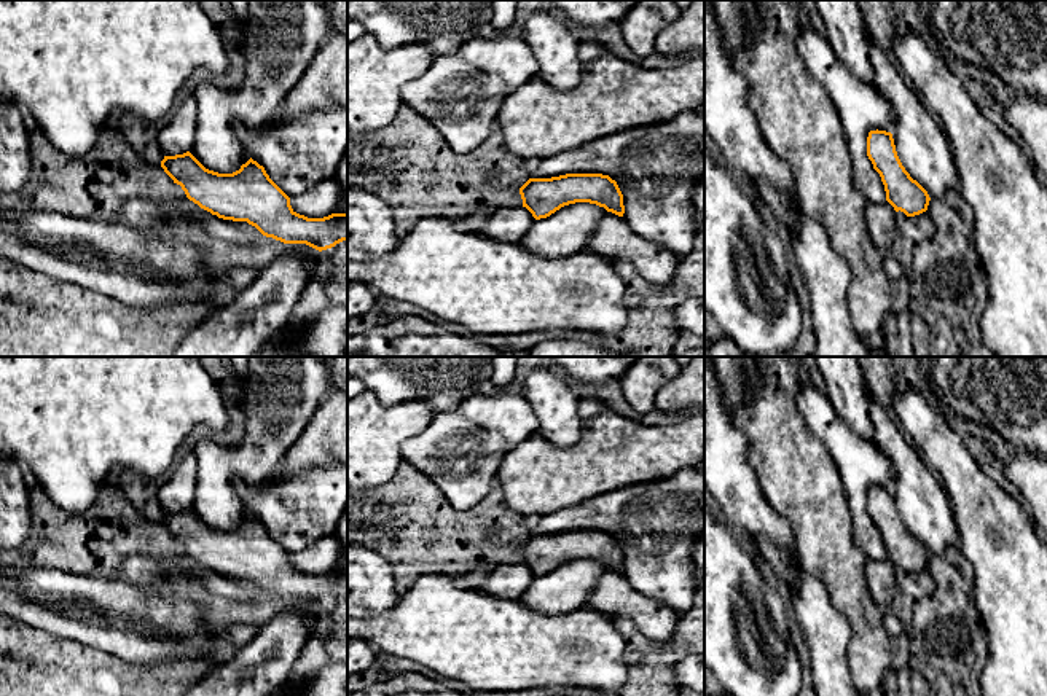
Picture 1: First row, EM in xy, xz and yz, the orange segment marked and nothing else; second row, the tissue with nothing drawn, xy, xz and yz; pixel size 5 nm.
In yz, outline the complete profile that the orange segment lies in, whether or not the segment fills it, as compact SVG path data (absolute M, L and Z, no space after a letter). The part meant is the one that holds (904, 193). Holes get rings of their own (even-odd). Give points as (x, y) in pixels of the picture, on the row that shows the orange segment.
M870 131L867 137L867 156L881 177L886 201L896 212L900 210L907 217L915 217L927 210L931 197L902 166L891 132Z

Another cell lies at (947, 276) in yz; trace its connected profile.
M959 188L929 201L935 226L929 240L915 245L907 277L912 304L943 315L953 330L961 357L994 357L980 333L988 304L986 274L972 233L972 210Z

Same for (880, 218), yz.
M888 201L883 204L865 202L864 215L873 245L883 255L888 255L889 247L899 234L894 207Z

